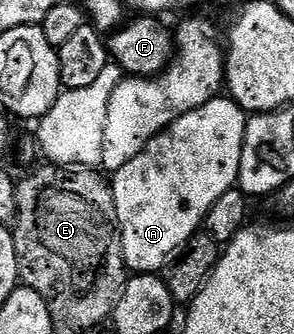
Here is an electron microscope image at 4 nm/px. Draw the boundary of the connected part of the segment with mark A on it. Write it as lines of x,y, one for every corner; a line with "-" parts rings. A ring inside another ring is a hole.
218,95
203,107
192,109
178,117
168,129
164,129
149,142
149,146
131,163
112,174
113,198
121,224
121,238
126,266
134,274
160,274
168,270
181,250
198,236
200,227
208,218
211,207
229,189
238,184
243,162
247,157
247,114
236,101

